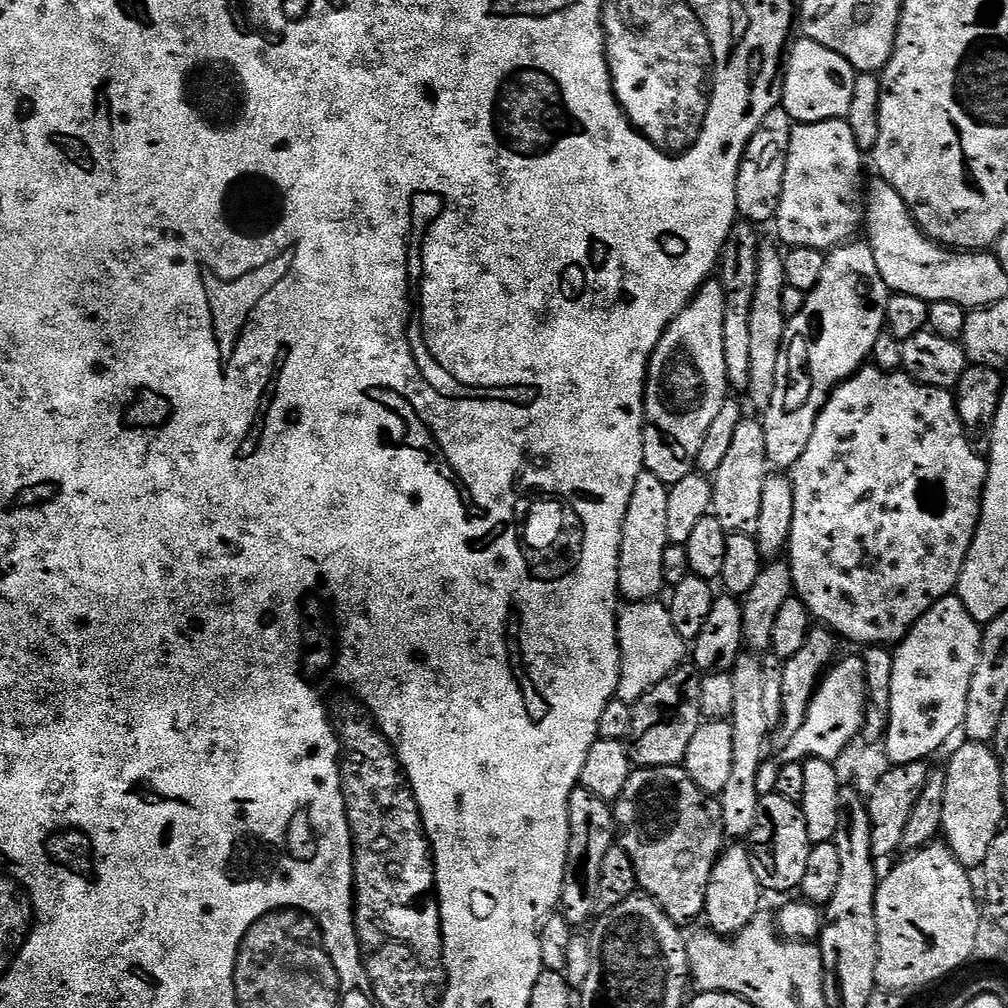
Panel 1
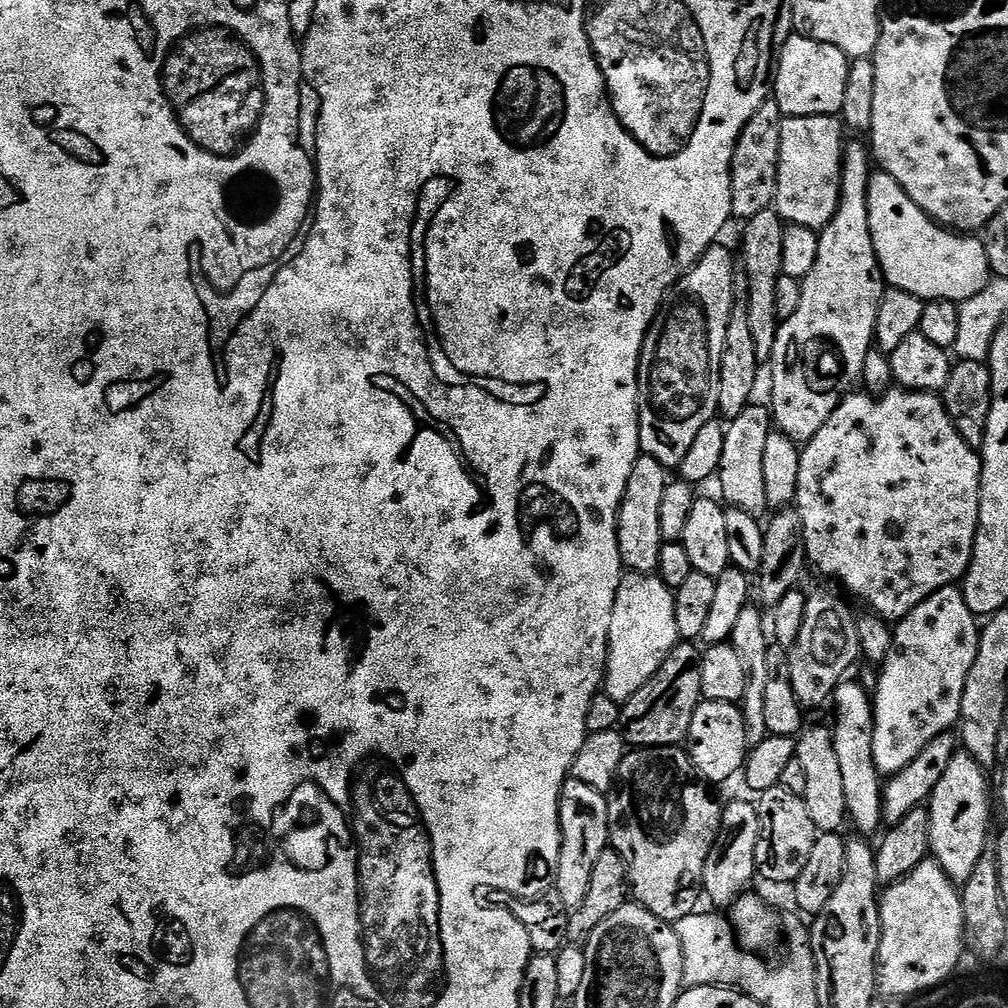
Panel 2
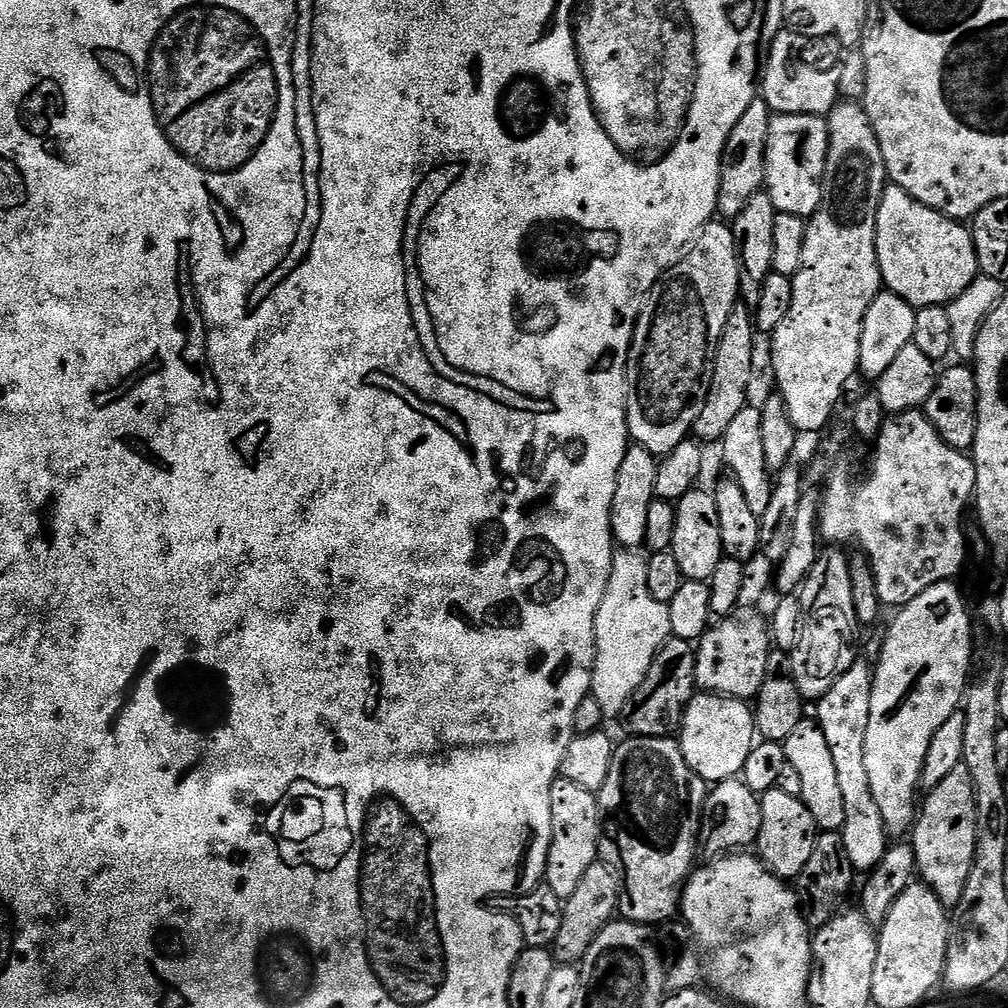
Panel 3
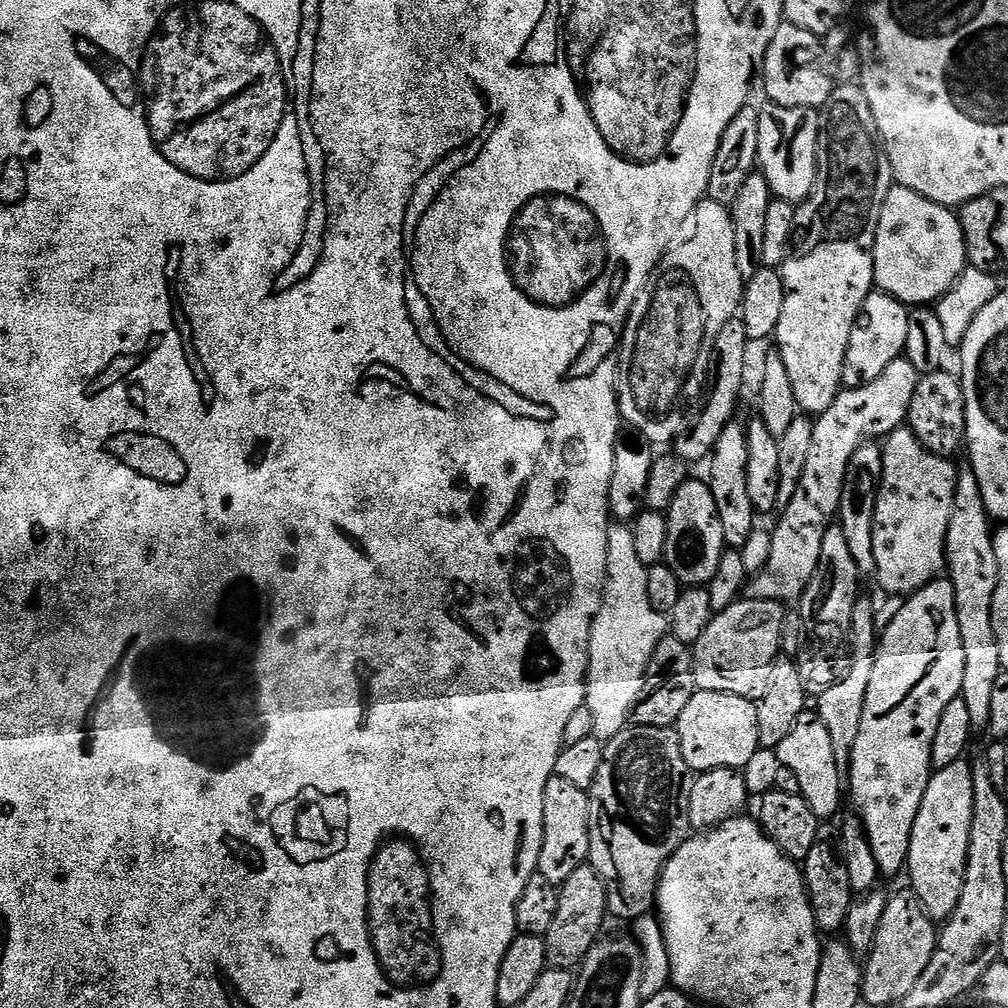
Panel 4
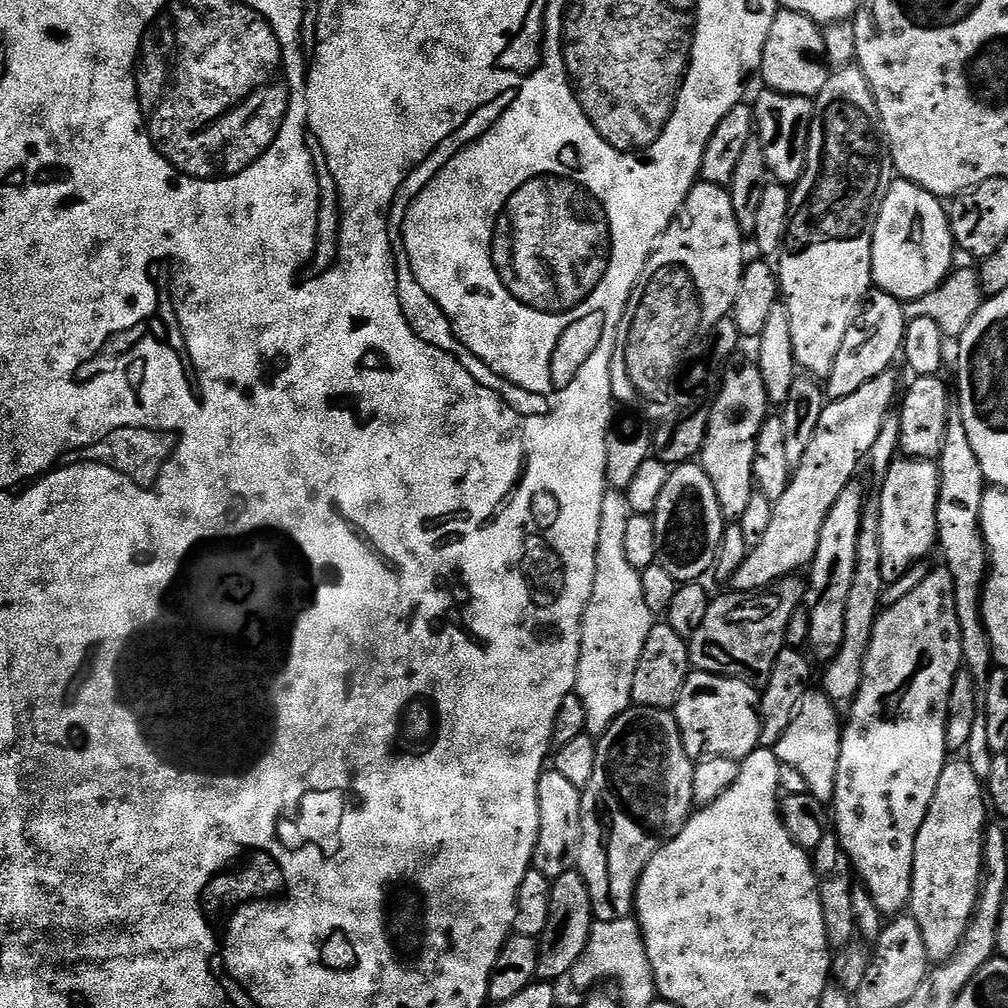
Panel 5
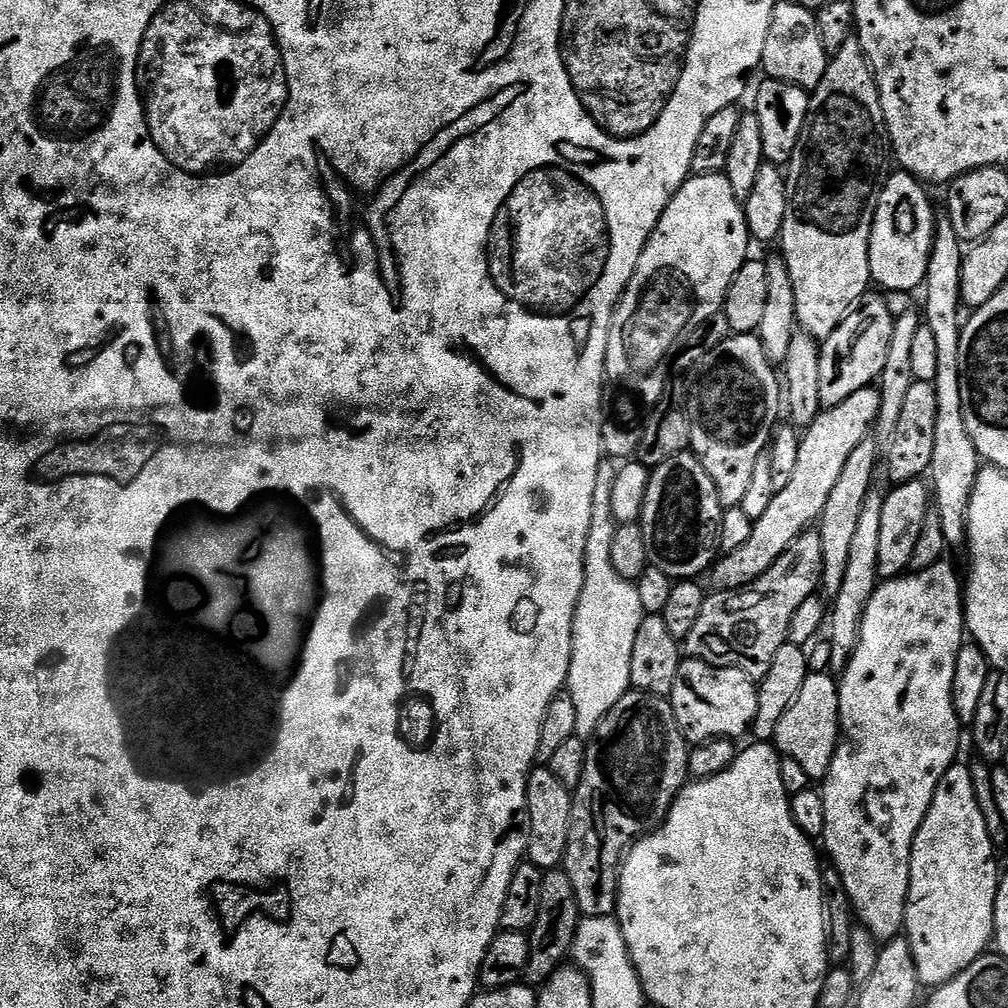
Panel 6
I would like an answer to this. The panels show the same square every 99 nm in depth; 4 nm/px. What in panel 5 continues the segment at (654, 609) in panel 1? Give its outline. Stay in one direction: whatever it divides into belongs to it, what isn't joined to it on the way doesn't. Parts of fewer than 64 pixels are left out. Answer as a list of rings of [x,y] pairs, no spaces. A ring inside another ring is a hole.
[[[609,490],[602,498],[602,526],[598,526],[598,558],[594,574],[594,590],[590,602],[586,606],[586,614],[582,622],[582,642],[580,643],[580,661],[576,675],[575,695],[582,698],[582,706],[586,706],[587,735],[599,738],[606,729],[618,719],[632,704],[632,687],[634,674],[638,670],[638,658],[642,658],[642,648],[650,638],[650,630],[654,623],[654,614],[650,606],[646,606],[646,598],[642,598],[641,569],[630,566],[626,562],[626,526],[634,515],[627,495],[620,490]]]

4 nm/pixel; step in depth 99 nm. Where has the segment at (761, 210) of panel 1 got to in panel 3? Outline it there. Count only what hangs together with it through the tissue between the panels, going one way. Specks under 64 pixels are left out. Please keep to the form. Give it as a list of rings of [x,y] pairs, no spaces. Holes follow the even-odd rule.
[[[757,98],[746,106],[746,114],[738,118],[734,130],[730,130],[730,138],[726,138],[726,146],[720,163],[720,181],[718,182],[717,213],[725,221],[731,222],[746,210],[746,202],[754,198],[765,187],[764,171],[766,170],[766,138],[774,113],[763,98]]]

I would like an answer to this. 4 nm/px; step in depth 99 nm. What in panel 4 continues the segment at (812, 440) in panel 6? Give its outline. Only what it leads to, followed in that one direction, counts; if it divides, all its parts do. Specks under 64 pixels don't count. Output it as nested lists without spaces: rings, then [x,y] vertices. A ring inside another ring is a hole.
[[[906,358],[890,362],[880,377],[861,388],[844,388],[814,422],[813,445],[806,458],[806,470],[796,488],[795,496],[781,511],[772,531],[770,562],[747,581],[746,596],[750,600],[799,601],[803,596],[818,558],[822,554],[822,539],[840,510],[840,495],[848,477],[848,463],[858,446],[865,443],[875,429],[880,438],[887,437],[906,421],[914,390],[922,373]]]

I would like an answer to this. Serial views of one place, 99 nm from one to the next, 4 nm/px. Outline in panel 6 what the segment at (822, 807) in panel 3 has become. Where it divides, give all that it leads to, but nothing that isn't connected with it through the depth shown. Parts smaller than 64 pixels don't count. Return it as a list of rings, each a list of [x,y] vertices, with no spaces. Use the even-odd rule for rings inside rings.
[[[809,671],[806,682],[802,682],[802,690],[798,690],[798,698],[794,698],[790,710],[782,714],[774,737],[774,747],[781,757],[788,759],[789,756],[810,779],[816,780],[812,782],[823,781],[828,775],[828,767],[842,739],[840,686],[835,675],[824,672]]]

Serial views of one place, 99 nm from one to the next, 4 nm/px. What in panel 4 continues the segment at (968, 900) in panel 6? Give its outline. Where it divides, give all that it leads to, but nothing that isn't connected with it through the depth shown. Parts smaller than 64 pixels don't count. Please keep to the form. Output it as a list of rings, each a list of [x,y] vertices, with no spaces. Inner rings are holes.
[[[963,759],[945,768],[935,769],[926,786],[918,818],[914,818],[906,865],[906,876],[912,879],[911,891],[924,903],[924,908],[933,921],[947,921],[958,906],[958,898],[962,898],[973,818],[972,764]]]

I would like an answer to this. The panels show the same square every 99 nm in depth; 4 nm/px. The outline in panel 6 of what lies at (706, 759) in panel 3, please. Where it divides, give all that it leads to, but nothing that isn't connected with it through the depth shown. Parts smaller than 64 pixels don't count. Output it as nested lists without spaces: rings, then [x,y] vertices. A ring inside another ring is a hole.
[[[681,659],[670,699],[684,739],[695,746],[747,733],[758,714],[757,687],[757,681],[737,668],[719,668],[704,660]]]

